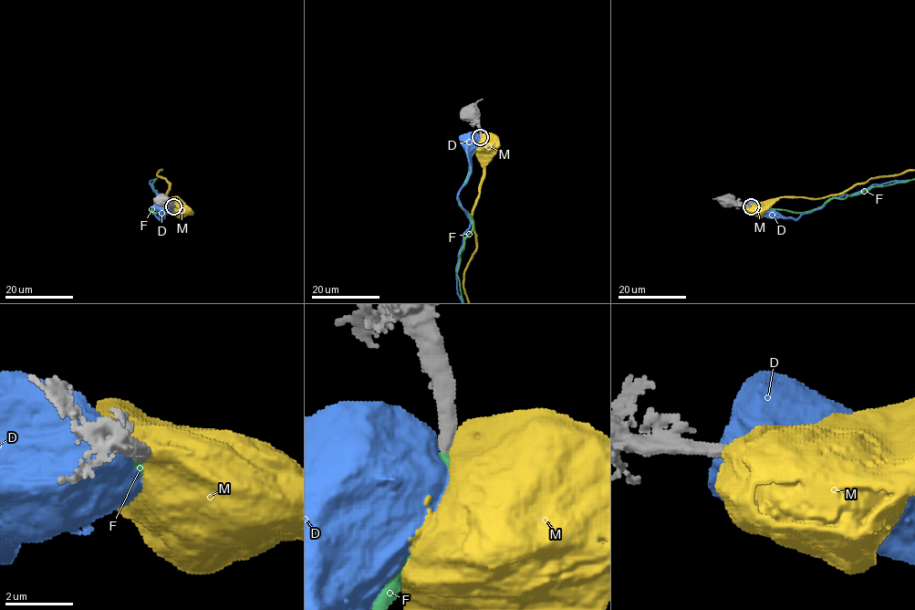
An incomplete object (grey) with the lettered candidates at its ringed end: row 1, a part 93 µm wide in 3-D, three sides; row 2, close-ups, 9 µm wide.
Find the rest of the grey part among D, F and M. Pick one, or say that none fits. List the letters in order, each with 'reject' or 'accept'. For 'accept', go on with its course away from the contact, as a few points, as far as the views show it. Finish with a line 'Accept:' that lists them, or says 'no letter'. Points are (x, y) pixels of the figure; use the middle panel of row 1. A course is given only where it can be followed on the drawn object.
D: reject
F: accept
M: reject
Accept: F

